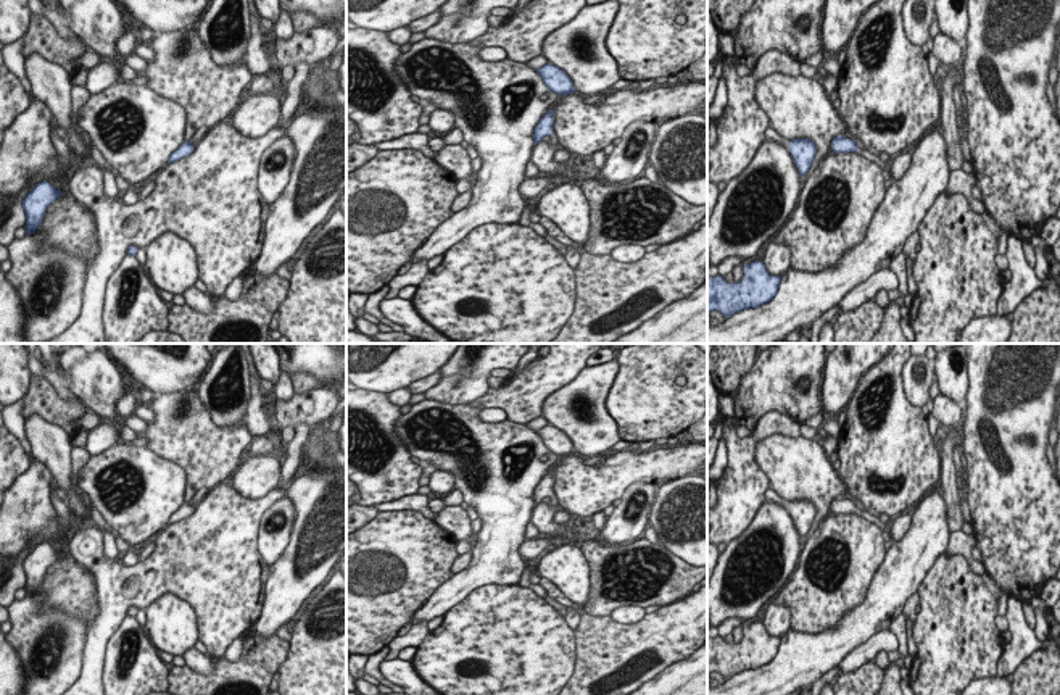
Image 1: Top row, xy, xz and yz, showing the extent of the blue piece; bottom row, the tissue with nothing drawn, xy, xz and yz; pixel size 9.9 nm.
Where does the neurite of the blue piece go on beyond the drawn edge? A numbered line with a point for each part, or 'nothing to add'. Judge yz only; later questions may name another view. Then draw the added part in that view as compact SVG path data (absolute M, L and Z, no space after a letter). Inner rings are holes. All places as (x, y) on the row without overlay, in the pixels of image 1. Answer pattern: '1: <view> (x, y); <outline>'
1: yz (864, 513); M857 508L859 510L859 508ZM859 510L857 513L859 516L865 518L867 521L876 524L883 532L884 532L884 522L880 521L878 516L873 516L870 511L867 510Z

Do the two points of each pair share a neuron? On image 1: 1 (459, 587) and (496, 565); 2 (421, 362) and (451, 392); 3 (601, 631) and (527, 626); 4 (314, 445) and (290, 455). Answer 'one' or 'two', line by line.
1: one
2: two
3: two
4: two

